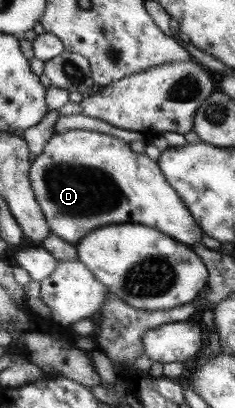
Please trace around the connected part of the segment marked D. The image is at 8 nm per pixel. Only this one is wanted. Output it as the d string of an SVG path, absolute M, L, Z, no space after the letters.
M82 129L55 132L31 166L31 181L51 232L77 245L93 229L121 223L153 227L192 246L207 235L176 189L167 184L160 164L133 152L110 134Z

